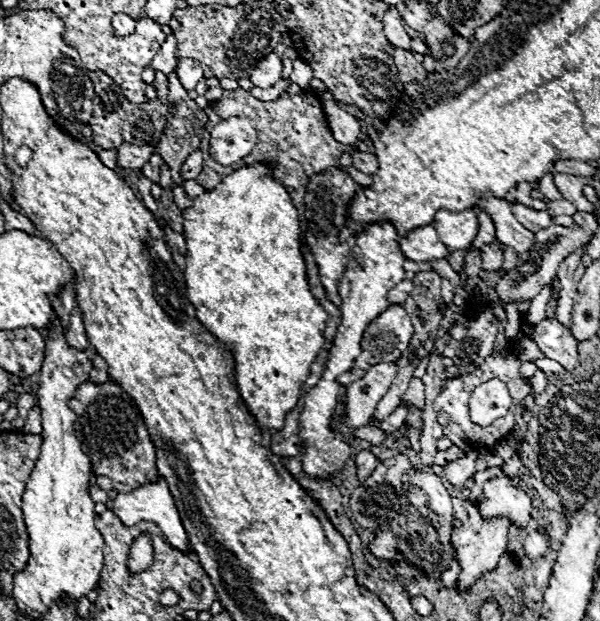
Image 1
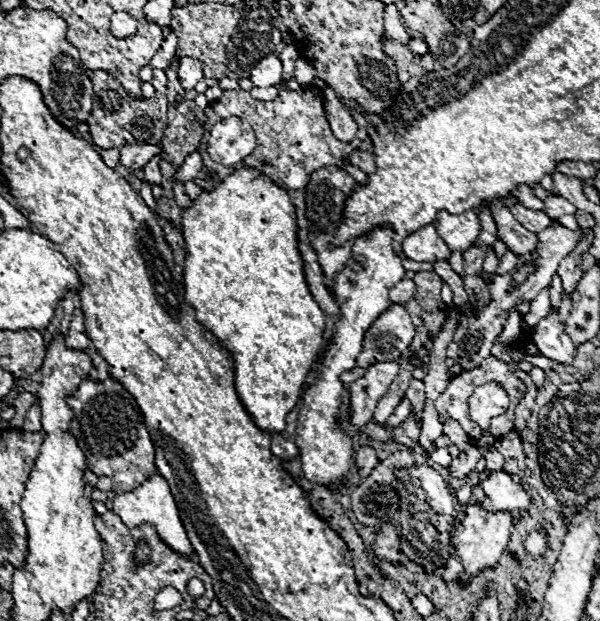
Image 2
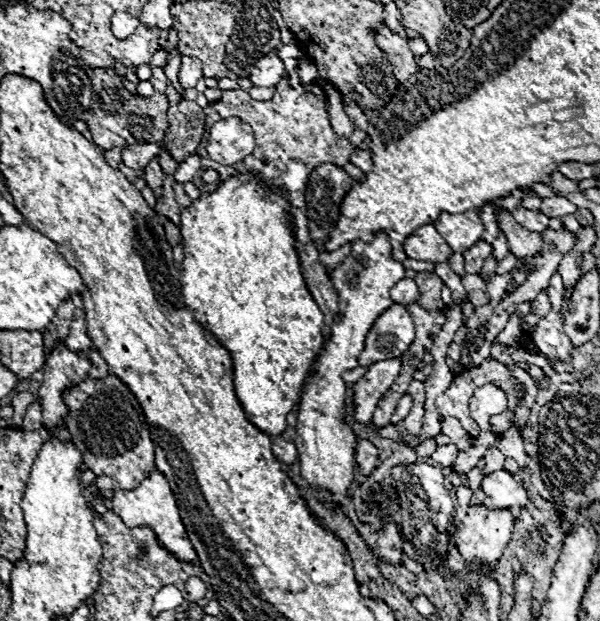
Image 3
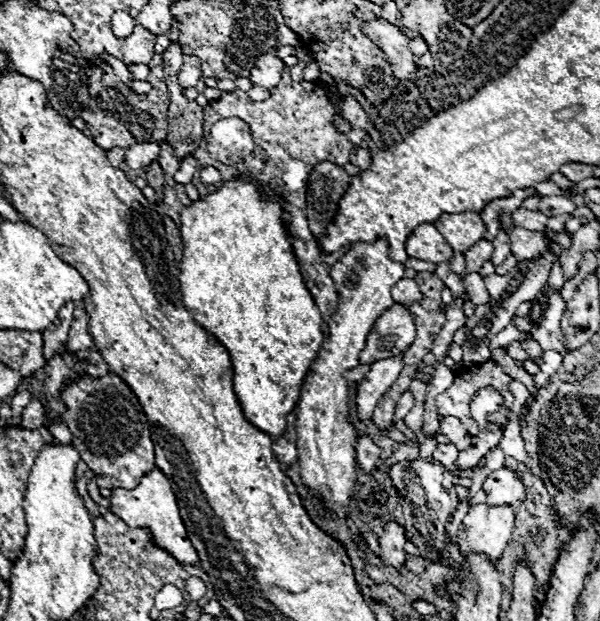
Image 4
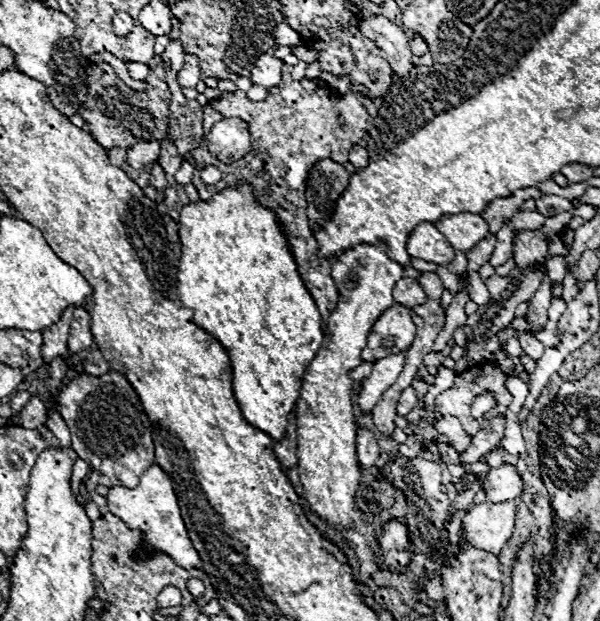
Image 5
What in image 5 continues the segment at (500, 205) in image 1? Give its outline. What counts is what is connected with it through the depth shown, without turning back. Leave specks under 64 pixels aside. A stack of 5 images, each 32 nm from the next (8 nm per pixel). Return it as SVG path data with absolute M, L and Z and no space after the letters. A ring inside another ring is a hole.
M520 230L514 236L514 262L518 268L540 266L548 256L548 242L540 230Z

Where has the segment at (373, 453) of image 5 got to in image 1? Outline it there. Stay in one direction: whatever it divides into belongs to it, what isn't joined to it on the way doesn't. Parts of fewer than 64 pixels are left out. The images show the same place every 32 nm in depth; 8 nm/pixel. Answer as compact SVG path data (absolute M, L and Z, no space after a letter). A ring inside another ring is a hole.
M360 450L354 460L356 460L356 470L358 470L360 482L366 480L372 474L372 470L376 468L376 464L378 464L378 458L370 450Z

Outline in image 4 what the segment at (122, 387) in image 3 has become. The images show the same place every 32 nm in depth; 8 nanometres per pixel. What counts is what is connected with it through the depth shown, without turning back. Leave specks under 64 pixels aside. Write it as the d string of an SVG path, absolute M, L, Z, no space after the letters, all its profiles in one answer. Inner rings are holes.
M112 372L102 378L82 376L62 390L62 404L66 408L62 420L70 428L72 446L94 474L116 478L112 486L132 490L154 468L154 444L148 418L136 394L120 376Z

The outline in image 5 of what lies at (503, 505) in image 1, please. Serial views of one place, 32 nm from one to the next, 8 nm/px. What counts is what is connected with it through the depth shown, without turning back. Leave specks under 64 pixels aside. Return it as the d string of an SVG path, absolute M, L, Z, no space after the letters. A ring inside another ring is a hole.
M500 464L498 468L492 468L486 476L484 492L490 502L506 502L512 498L522 496L522 478L512 464Z

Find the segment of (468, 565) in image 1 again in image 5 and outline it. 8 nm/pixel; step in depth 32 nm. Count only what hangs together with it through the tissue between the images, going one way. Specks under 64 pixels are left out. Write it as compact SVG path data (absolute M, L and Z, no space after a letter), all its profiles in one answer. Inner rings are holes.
M508 500L506 504L482 502L472 506L464 518L466 538L476 548L488 550L498 556L502 546L512 536L514 514L516 514L514 500Z

